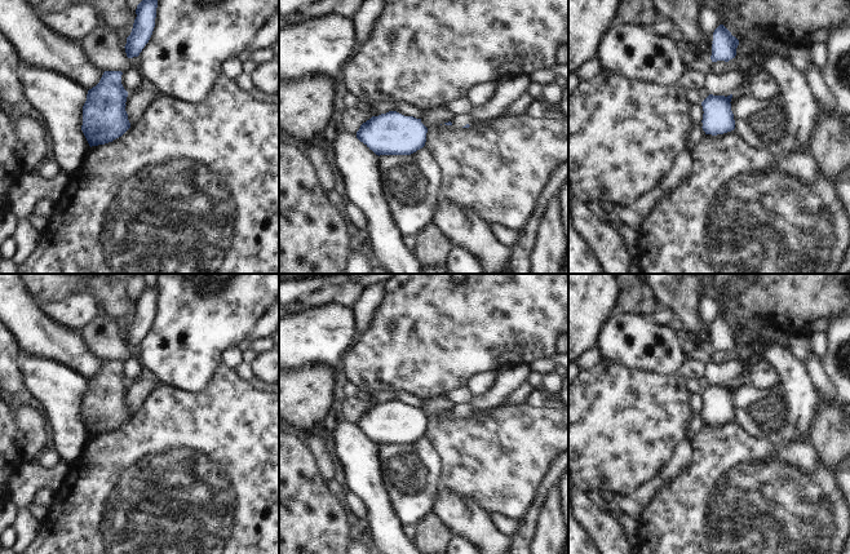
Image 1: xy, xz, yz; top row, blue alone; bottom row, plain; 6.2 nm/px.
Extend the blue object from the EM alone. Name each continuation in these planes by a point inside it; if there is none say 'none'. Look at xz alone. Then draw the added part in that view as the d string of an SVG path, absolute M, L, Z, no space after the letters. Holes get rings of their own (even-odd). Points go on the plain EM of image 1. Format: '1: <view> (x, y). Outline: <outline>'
1: xz (508, 379). Outline: M515 364L495 372L492 385L481 395L473 395L469 403L452 407L452 415L462 417L478 411L490 411L503 404L513 390L526 382L531 373L530 367Z

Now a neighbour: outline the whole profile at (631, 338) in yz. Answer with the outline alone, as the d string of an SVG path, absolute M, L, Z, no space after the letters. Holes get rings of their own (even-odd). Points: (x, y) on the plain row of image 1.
M615 311L602 325L597 346L605 359L665 376L678 373L686 354L677 324L658 324L642 314Z

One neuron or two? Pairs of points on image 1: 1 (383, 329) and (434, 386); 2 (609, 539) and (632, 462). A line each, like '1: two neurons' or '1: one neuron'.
1: one neuron
2: two neurons

